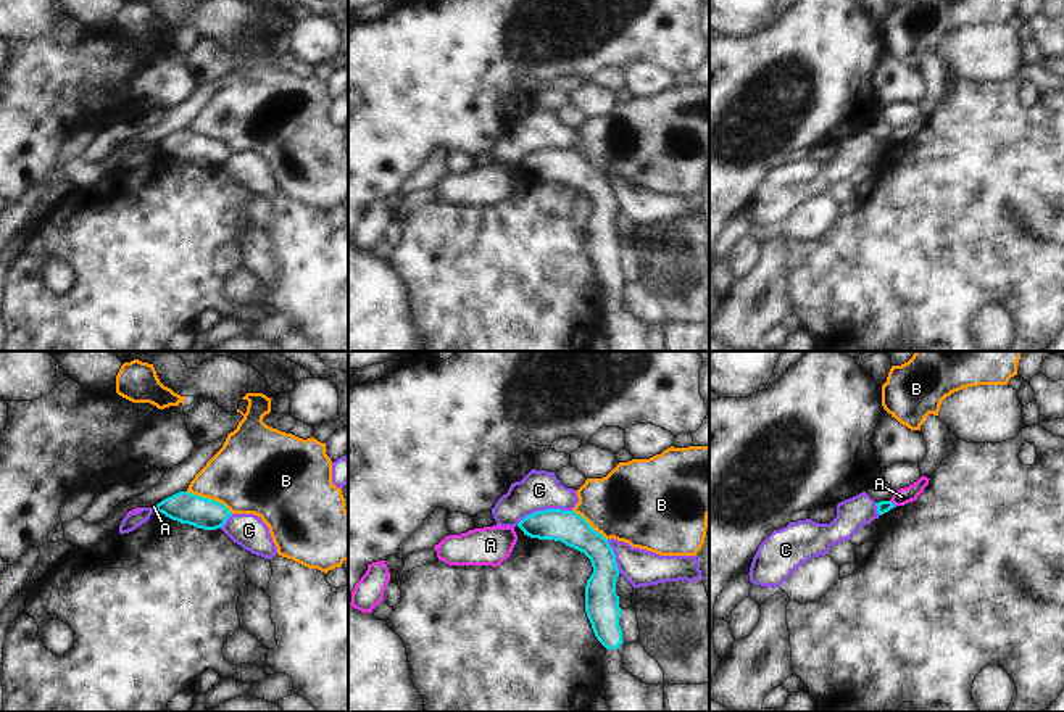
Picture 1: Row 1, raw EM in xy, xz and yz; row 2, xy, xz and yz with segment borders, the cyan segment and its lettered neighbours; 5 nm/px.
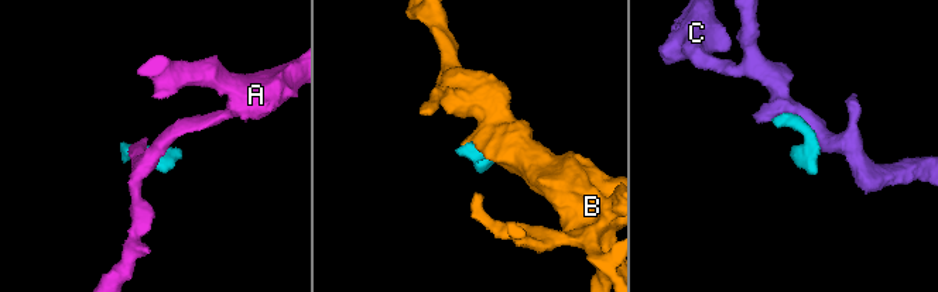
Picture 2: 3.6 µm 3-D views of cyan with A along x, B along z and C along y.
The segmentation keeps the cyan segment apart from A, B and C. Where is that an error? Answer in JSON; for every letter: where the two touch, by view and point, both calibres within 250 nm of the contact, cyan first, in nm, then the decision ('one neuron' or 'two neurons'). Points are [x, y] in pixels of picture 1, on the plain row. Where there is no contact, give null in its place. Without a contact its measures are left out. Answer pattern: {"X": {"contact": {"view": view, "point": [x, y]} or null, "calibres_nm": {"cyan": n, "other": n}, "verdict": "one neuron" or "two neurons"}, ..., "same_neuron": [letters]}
{"A": {"contact": {"view": "yz", "point": [892, 142]}, "calibres_nm": {"cyan": 60, "other": 90}, "verdict": "two neurons"}, "B": {"contact": {"view": "xy", "point": [208, 137]}, "calibres_nm": {"cyan": 160, "other": 400}, "verdict": "two neurons"}, "C": {"contact": {"view": "xz", "point": [544, 150]}, "calibres_nm": {"cyan": 160, "other": 200}, "verdict": "two neurons"}, "same_neuron": []}

